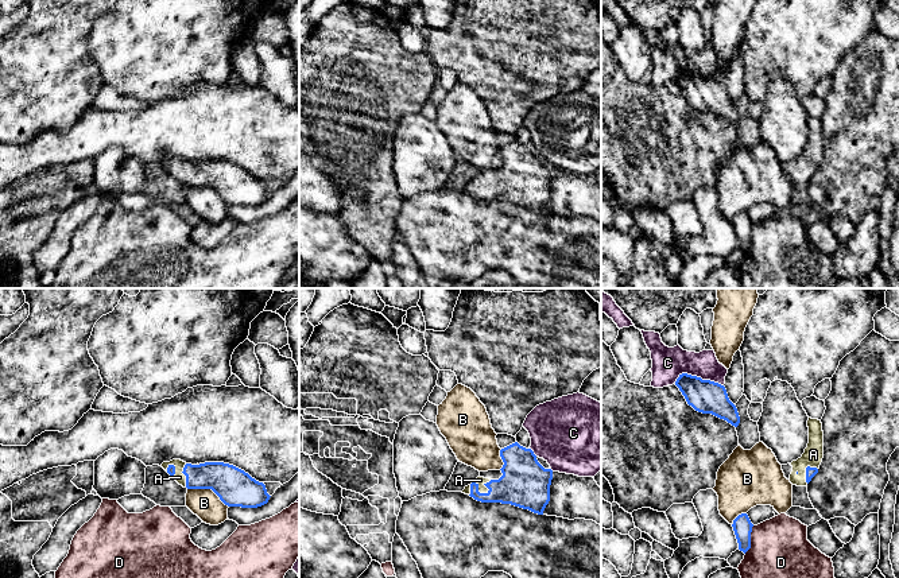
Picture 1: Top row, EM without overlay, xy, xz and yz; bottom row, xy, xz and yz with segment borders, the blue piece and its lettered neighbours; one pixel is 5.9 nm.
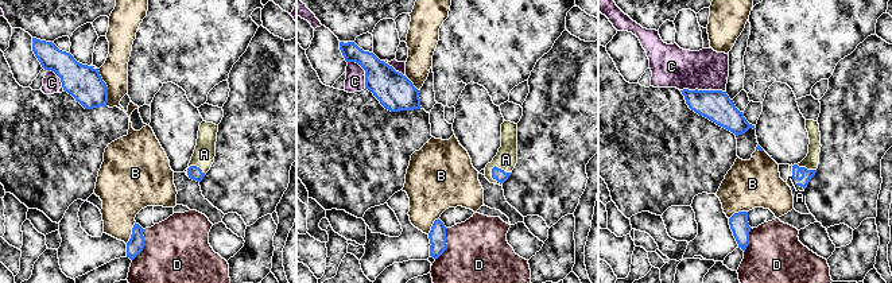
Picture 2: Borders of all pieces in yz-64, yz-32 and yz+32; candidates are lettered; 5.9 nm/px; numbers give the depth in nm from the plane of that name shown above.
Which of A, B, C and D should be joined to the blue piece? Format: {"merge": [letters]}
{"merge": ["A"]}

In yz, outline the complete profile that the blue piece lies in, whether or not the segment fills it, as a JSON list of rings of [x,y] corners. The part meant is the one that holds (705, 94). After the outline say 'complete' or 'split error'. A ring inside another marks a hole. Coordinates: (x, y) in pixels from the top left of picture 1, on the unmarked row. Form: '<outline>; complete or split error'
[[[687,71],[679,73],[675,79],[689,104],[702,112],[712,112],[737,125],[740,115],[736,104],[729,98],[724,84],[702,78]]]; complete

